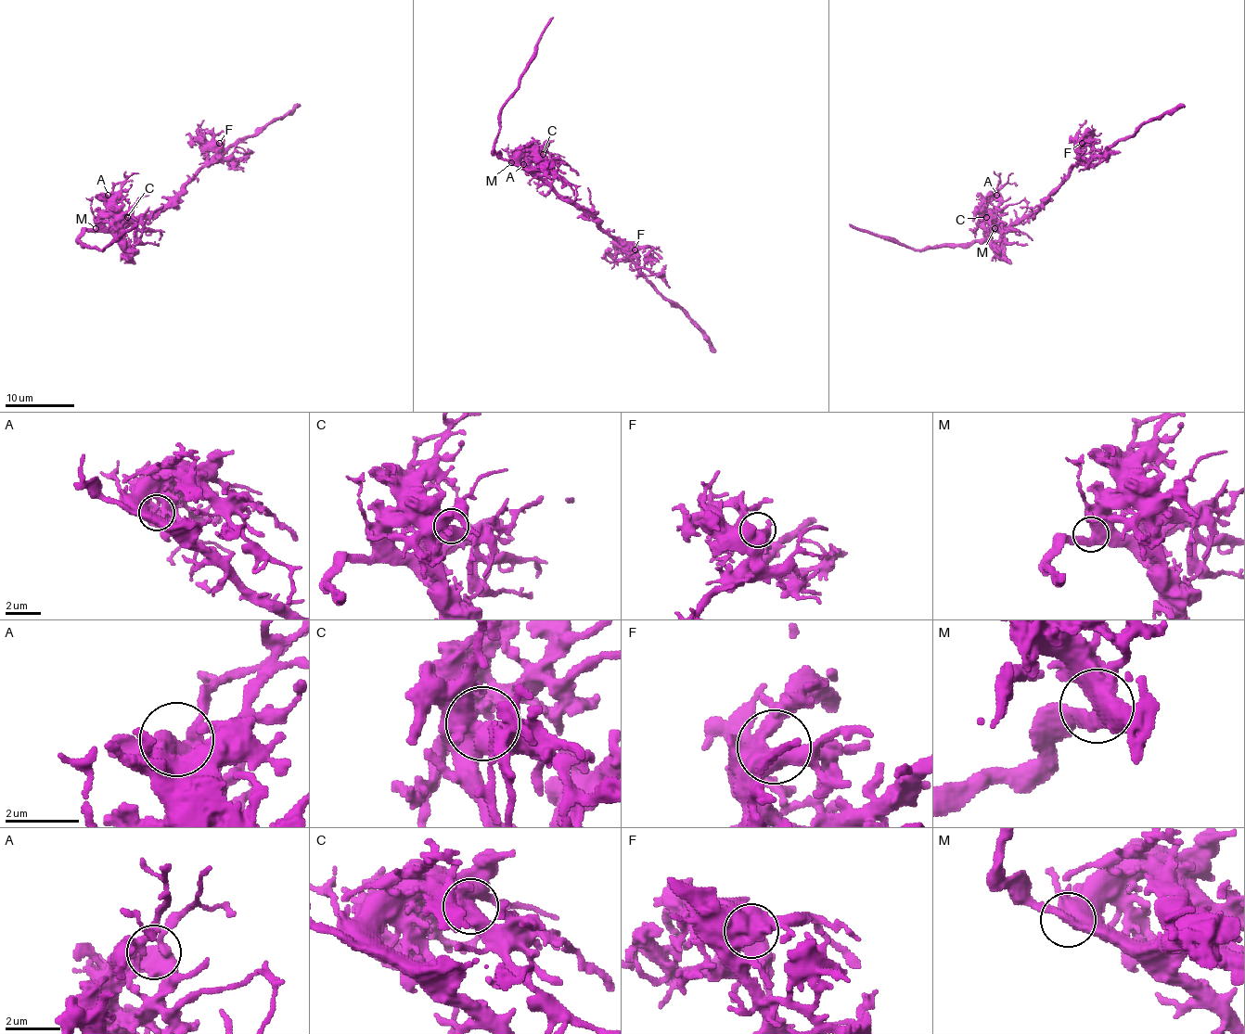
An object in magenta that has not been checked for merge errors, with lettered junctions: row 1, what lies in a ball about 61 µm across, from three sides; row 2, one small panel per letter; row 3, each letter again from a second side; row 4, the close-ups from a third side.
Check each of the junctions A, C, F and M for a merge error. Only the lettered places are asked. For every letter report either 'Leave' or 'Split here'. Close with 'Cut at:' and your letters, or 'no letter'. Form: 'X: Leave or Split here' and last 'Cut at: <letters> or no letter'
A: Leave
C: Leave
F: Leave
M: Leave
Cut at: no letter

